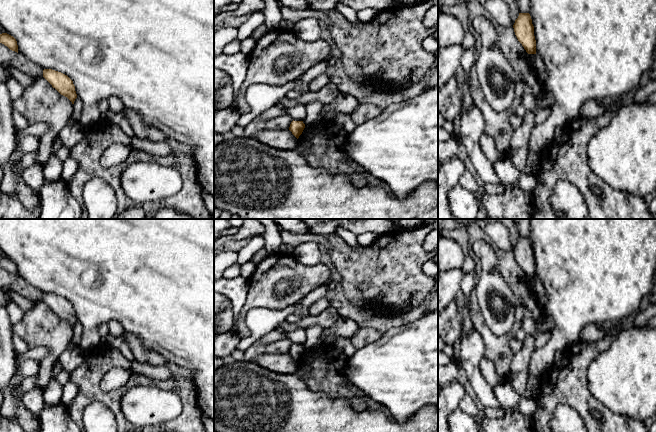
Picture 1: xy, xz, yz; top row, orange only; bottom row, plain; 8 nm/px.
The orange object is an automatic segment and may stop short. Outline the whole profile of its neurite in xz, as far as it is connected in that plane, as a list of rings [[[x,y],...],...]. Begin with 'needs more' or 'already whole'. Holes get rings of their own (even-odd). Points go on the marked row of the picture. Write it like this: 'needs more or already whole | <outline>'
already whole | [[[293,120],[290,124],[289,130],[298,139],[299,136],[302,134],[304,128],[305,128],[305,124],[303,123],[303,121]]]

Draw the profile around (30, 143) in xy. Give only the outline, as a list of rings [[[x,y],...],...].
[[[27,135],[17,141],[16,148],[10,156],[10,164],[14,164],[21,159],[22,156],[30,152],[36,152],[39,147],[39,137],[35,135]]]

